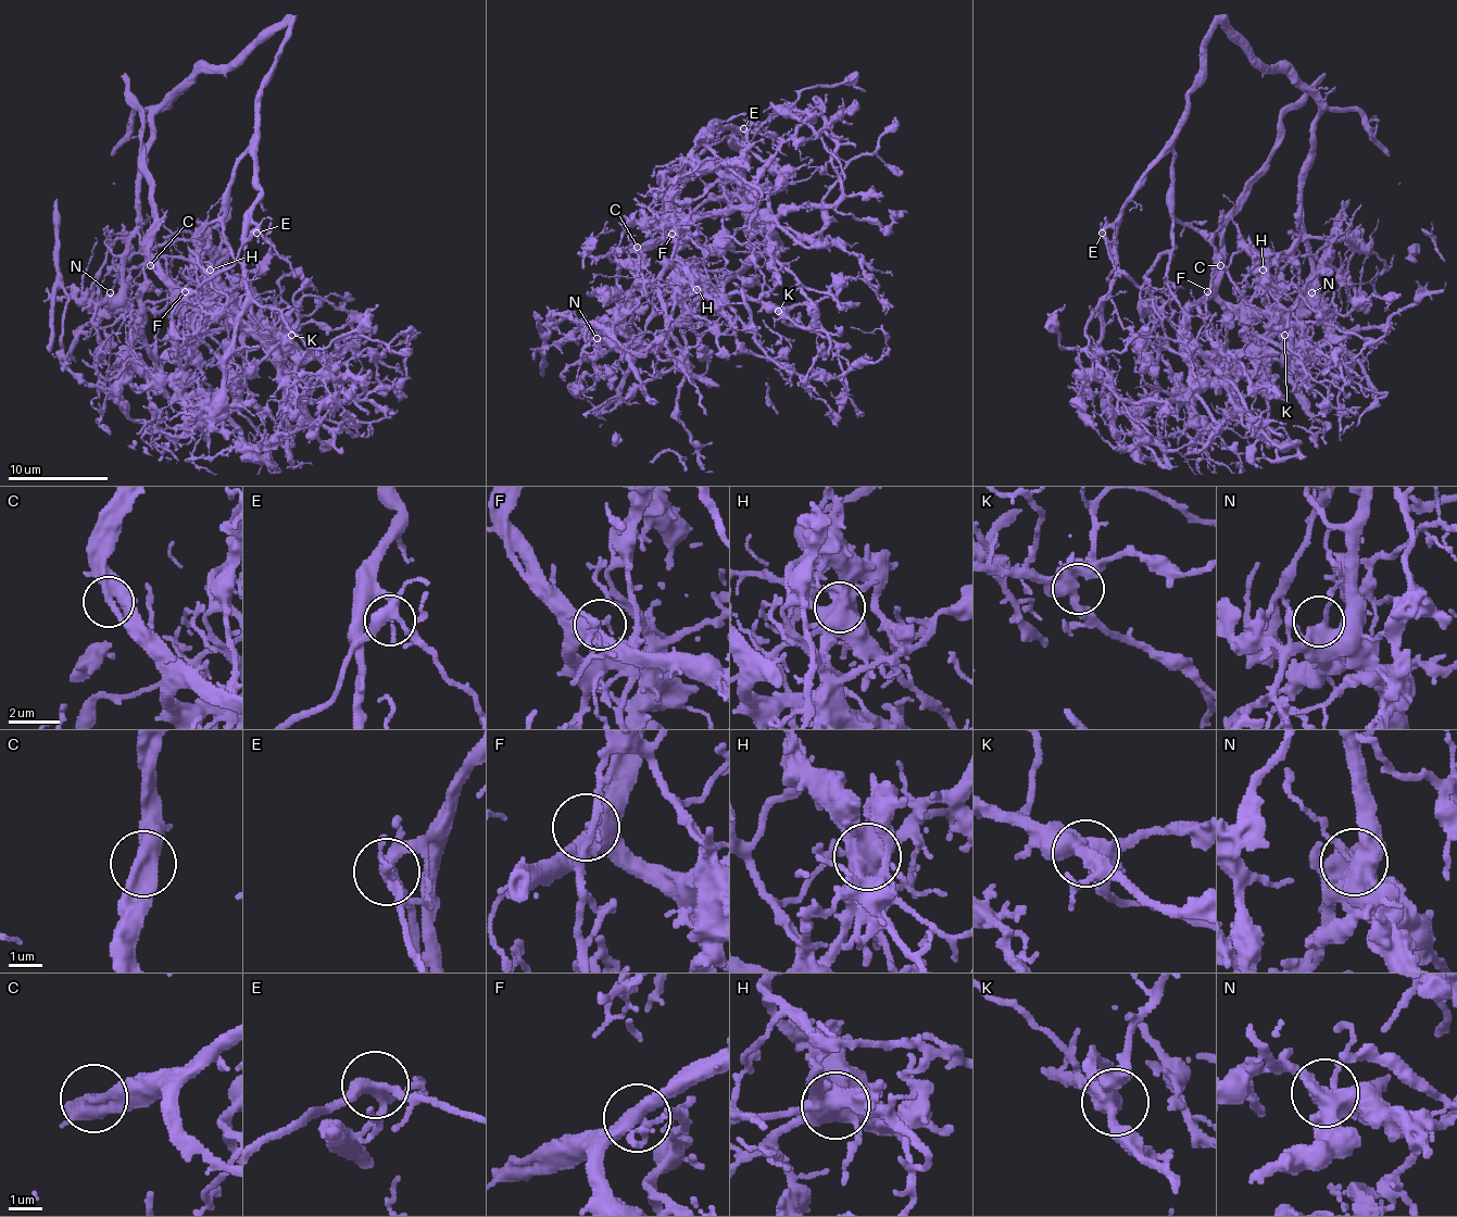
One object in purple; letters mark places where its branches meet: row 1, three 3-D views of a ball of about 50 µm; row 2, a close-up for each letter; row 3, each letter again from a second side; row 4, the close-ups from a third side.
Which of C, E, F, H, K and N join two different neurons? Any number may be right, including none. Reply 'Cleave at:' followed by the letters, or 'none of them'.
Cleave at: F, H

